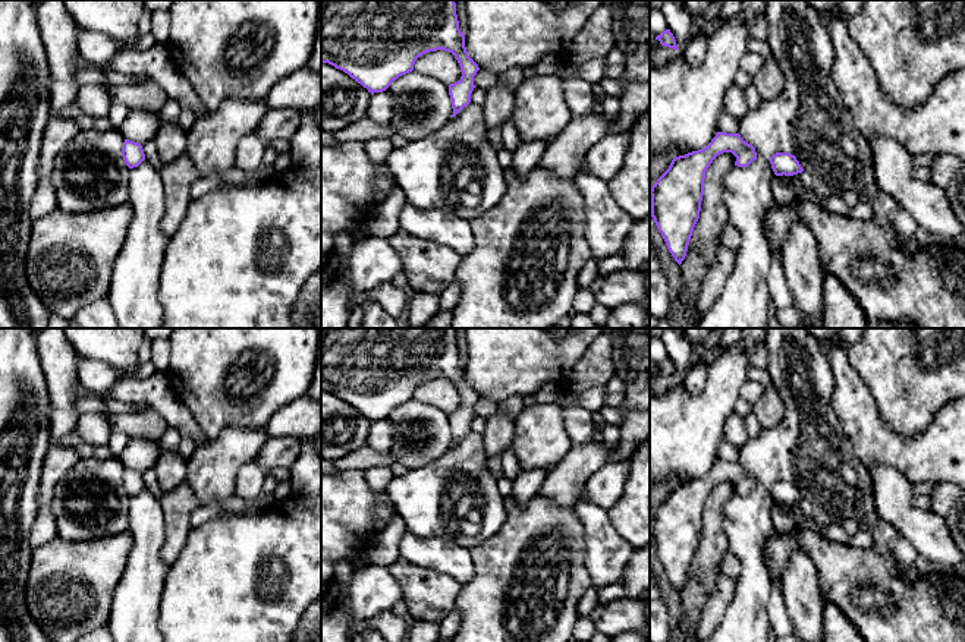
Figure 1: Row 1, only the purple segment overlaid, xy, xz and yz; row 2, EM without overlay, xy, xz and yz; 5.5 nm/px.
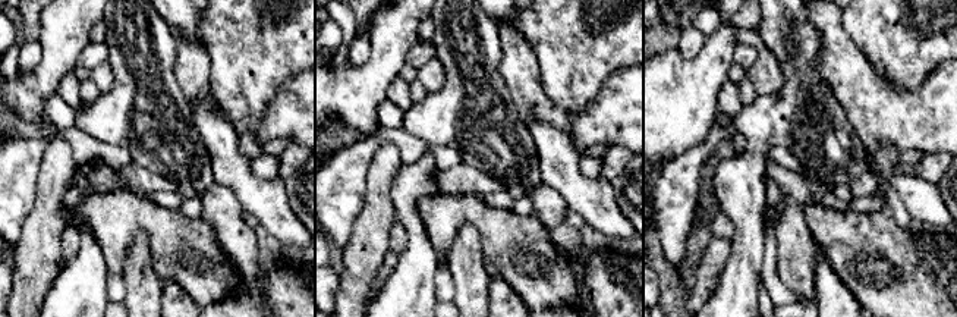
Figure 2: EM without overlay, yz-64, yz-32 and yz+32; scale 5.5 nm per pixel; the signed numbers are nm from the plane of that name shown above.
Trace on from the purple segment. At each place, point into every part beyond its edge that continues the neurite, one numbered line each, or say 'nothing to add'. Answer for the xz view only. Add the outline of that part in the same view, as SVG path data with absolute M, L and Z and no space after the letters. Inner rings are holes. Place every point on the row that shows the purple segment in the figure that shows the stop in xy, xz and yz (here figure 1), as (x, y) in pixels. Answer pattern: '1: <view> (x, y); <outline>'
nothing to add

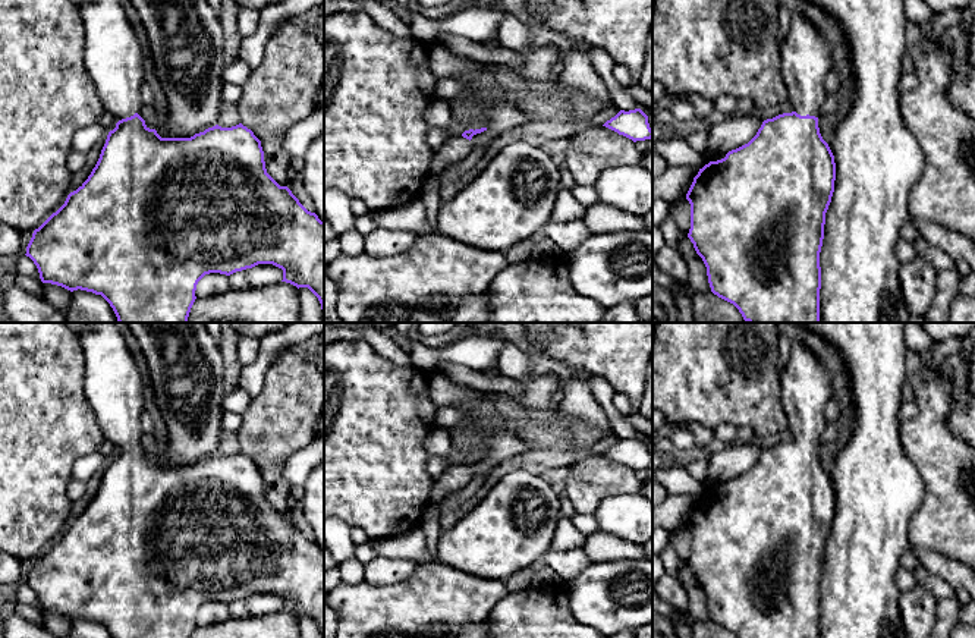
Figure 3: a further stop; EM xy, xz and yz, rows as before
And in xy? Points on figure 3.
1: xy (113, 59); M84 0L81 16L87 32L84 63L104 111L116 120L133 116L142 106L144 59L141 44L119 0Z

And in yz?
1: yz (805, 57); M803 10L790 13L790 31L780 44L780 69L793 111L801 116L818 117L827 98L824 81L831 70L831 48L823 34L808 21Z

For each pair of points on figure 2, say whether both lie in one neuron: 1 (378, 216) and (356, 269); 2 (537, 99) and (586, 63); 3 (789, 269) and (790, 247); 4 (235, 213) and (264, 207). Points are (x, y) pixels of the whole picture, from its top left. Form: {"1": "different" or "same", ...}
{"1": "same", "2": "different", "3": "same", "4": "different"}

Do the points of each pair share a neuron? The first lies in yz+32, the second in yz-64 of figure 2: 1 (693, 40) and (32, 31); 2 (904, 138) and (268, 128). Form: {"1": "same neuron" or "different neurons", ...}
{"1": "different neurons", "2": "same neuron"}

